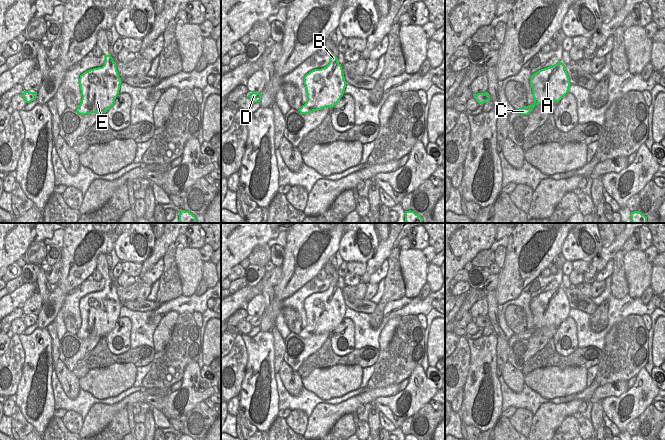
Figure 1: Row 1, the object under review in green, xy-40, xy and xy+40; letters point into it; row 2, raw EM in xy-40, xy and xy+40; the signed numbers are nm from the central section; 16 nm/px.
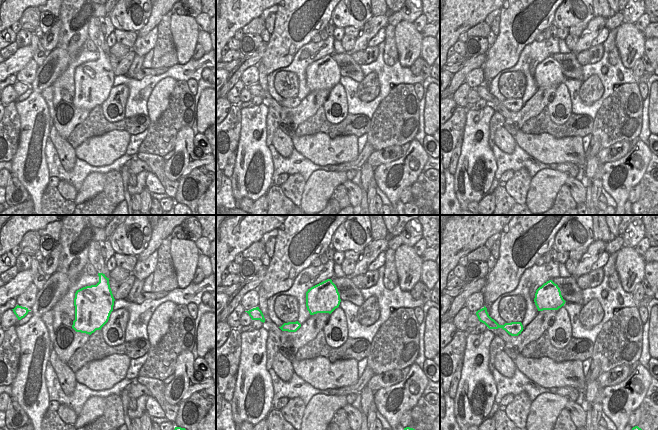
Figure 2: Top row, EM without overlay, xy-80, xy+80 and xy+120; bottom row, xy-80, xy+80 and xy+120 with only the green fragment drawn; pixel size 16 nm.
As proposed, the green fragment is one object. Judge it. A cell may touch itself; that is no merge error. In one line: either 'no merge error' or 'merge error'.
no merge error

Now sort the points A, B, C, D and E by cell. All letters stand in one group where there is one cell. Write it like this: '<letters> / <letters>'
A B C D E

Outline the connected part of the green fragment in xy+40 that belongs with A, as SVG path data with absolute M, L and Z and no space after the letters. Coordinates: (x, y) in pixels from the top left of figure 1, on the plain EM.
M559 286L541 293L530 301L534 327L518 333L521 339L528 339L536 329L545 326L559 326L569 315L570 306L565 289Z

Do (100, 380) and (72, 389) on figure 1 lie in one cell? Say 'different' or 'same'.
different

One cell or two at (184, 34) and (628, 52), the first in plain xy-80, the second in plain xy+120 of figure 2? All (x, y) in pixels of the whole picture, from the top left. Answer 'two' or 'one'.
one

